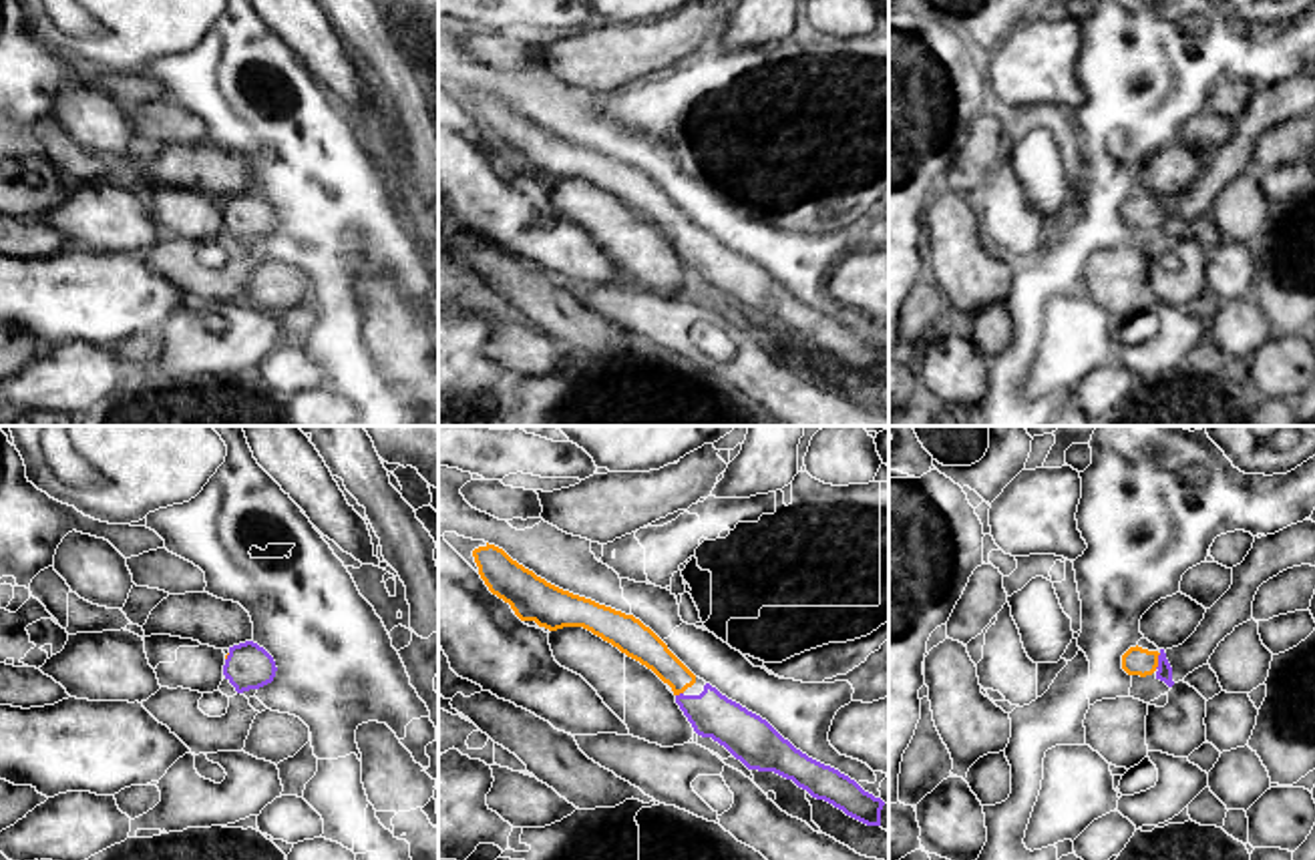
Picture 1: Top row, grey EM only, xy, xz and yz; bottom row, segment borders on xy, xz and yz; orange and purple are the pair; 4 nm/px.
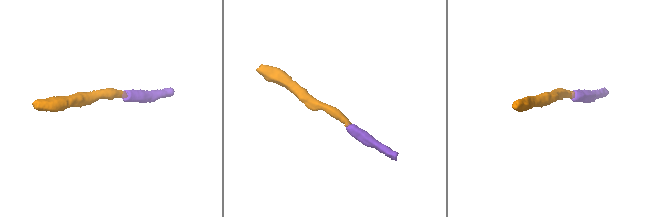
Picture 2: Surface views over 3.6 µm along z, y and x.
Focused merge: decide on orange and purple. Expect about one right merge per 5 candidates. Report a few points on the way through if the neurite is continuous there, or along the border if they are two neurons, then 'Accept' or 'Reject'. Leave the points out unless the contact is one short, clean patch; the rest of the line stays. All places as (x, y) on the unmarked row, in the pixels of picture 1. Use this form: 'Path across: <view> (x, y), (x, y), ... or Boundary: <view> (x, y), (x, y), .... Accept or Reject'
Path across: yz (1141, 211), (1157, 211), (1165, 222). Accept

